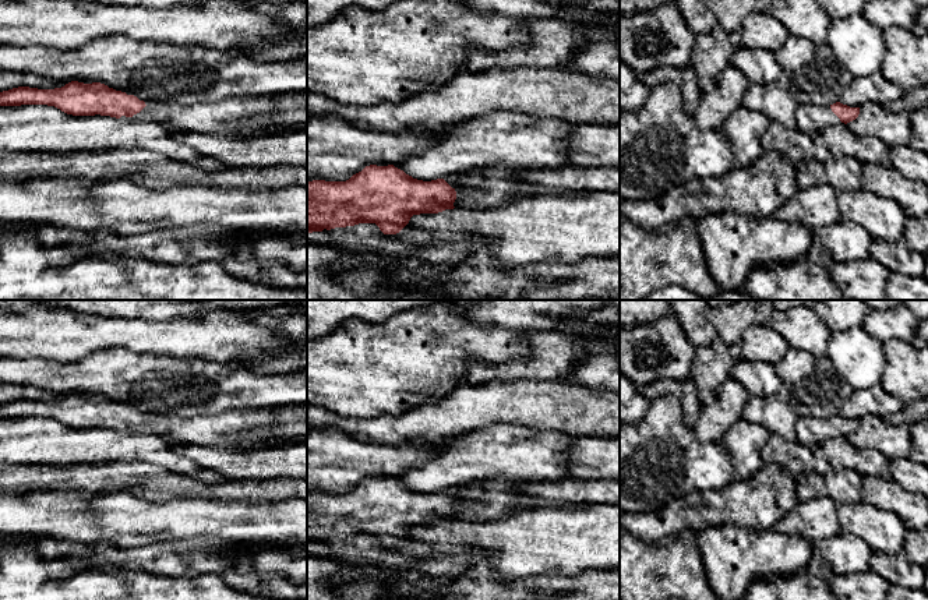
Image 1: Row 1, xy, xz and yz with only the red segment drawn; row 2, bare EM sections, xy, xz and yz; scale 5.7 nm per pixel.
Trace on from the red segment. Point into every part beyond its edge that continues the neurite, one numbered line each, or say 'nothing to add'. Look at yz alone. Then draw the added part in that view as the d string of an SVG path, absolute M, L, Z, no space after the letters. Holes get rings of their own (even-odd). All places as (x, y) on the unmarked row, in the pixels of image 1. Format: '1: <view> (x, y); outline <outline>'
1: yz (811, 431); outline M800 417L795 424L797 445L815 447L825 441L840 437L840 431L832 424L830 419Z

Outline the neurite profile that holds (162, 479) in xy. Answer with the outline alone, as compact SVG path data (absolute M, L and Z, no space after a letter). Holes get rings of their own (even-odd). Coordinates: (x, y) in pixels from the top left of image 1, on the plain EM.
M110 462L103 465L3 465L0 493L32 490L85 490L89 493L130 491L149 501L201 497L225 502L260 502L307 498L307 480L222 479L202 483L193 476L176 474L165 465Z

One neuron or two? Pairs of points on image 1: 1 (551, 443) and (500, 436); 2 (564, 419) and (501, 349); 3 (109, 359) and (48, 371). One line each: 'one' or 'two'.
1: one
2: two
3: one

